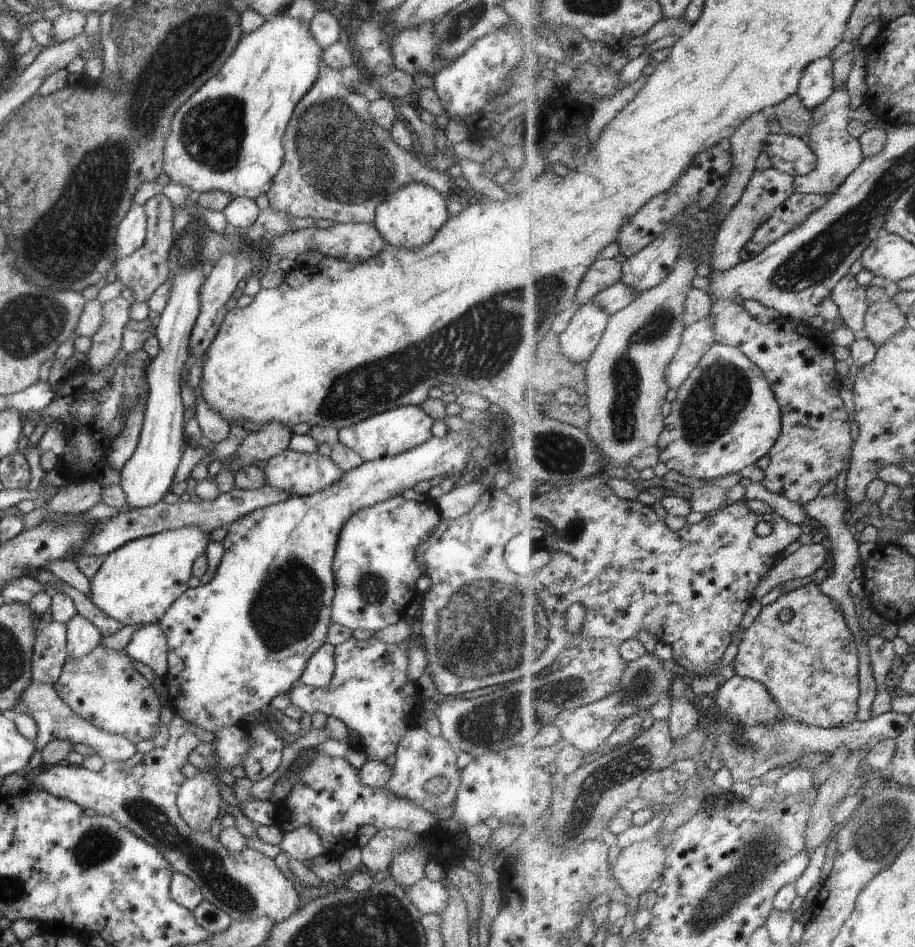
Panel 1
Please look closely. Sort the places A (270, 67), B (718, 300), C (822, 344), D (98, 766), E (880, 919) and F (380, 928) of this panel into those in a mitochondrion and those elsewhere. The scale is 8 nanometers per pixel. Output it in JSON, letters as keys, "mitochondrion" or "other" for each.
{"A":"other","B":"other","C":"other","D":"other","E":"other","F":"mitochondrion"}

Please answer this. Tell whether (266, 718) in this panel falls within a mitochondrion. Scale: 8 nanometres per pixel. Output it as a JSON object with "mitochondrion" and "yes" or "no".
{"mitochondrion":"no"}

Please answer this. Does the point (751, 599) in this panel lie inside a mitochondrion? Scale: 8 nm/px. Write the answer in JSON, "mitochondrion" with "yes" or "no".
{"mitochondrion":"no"}

